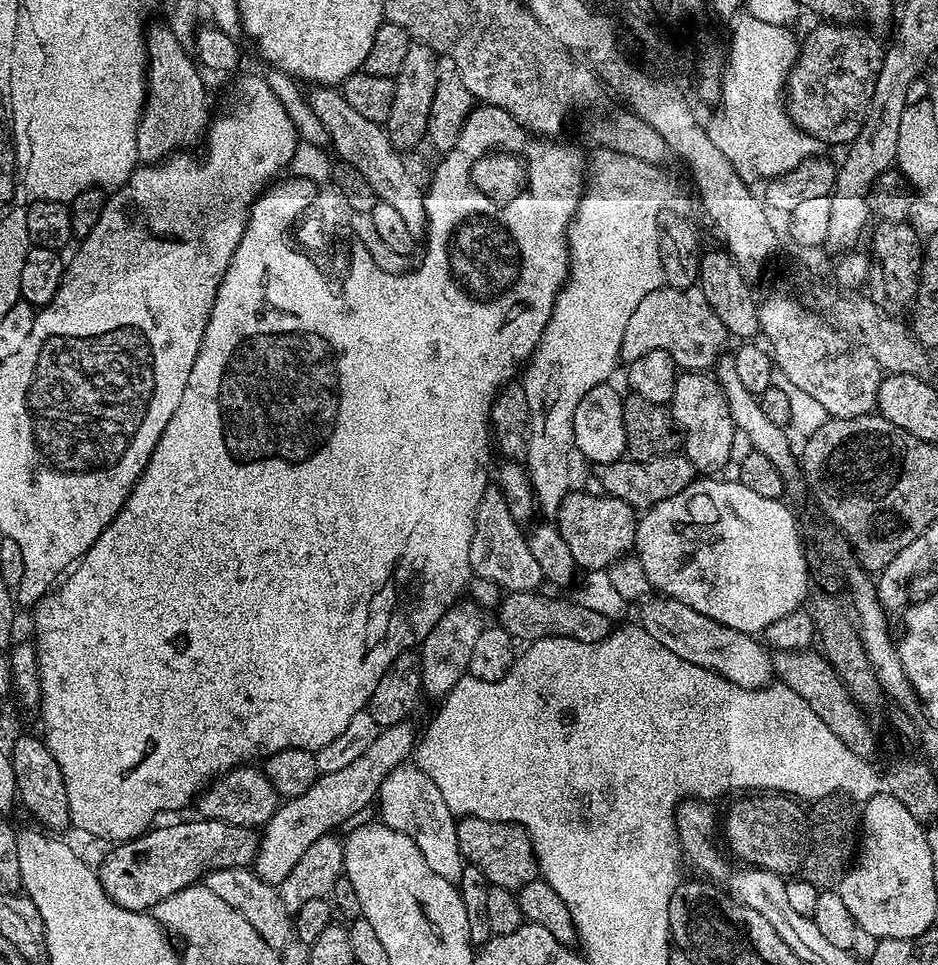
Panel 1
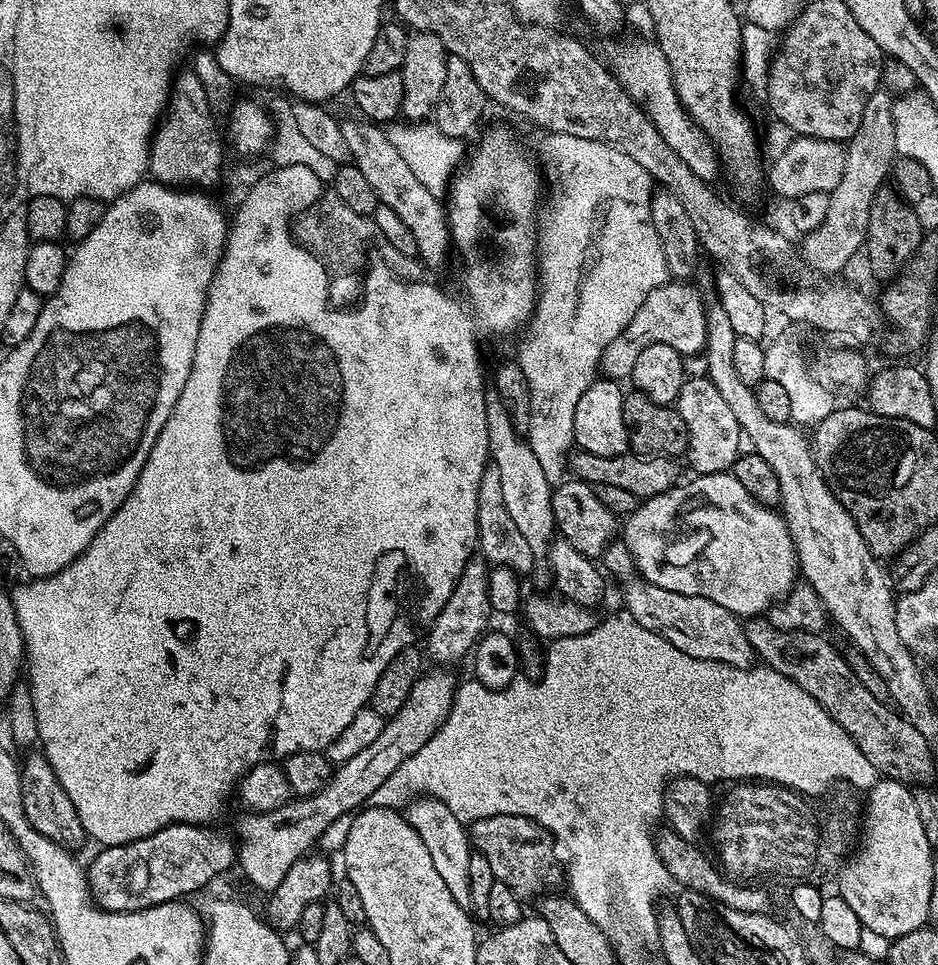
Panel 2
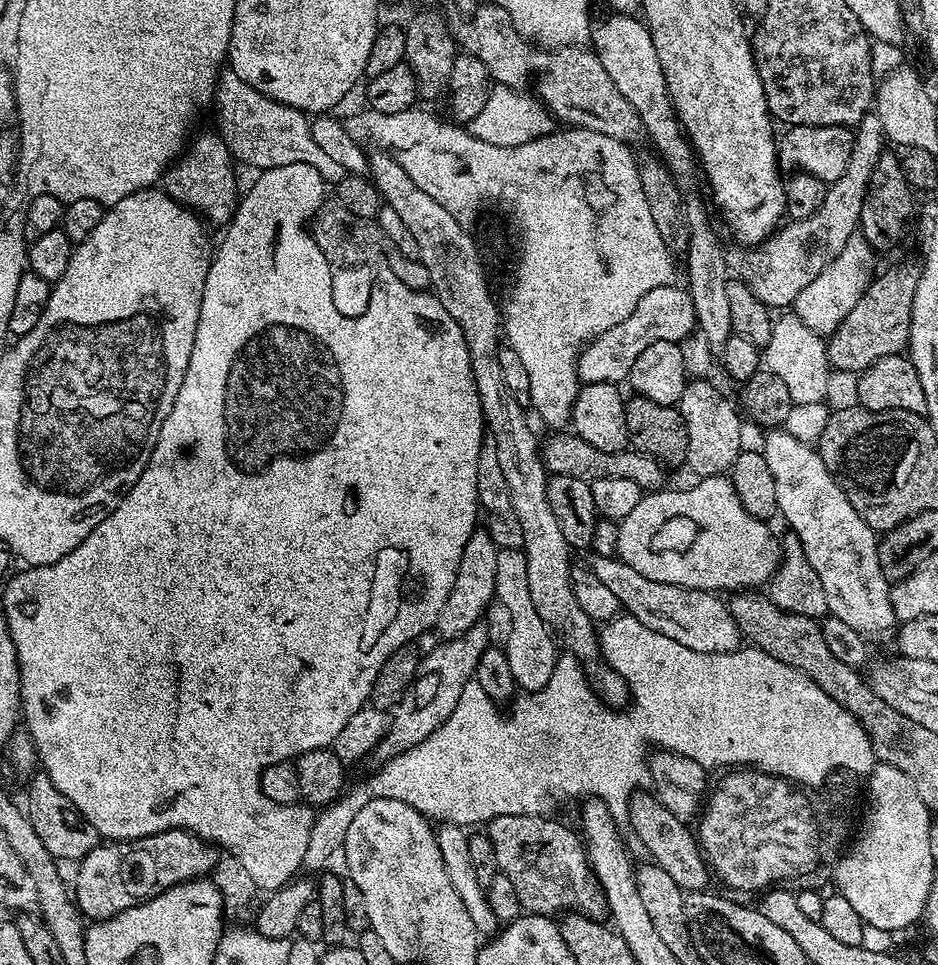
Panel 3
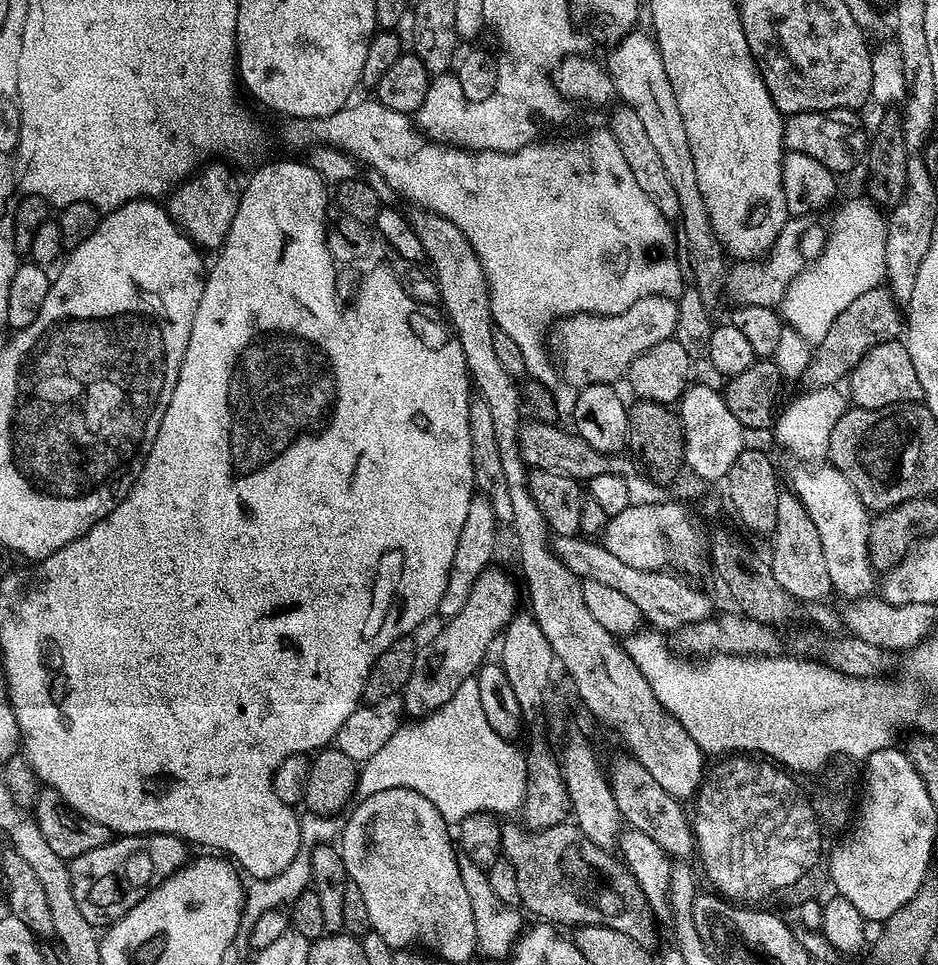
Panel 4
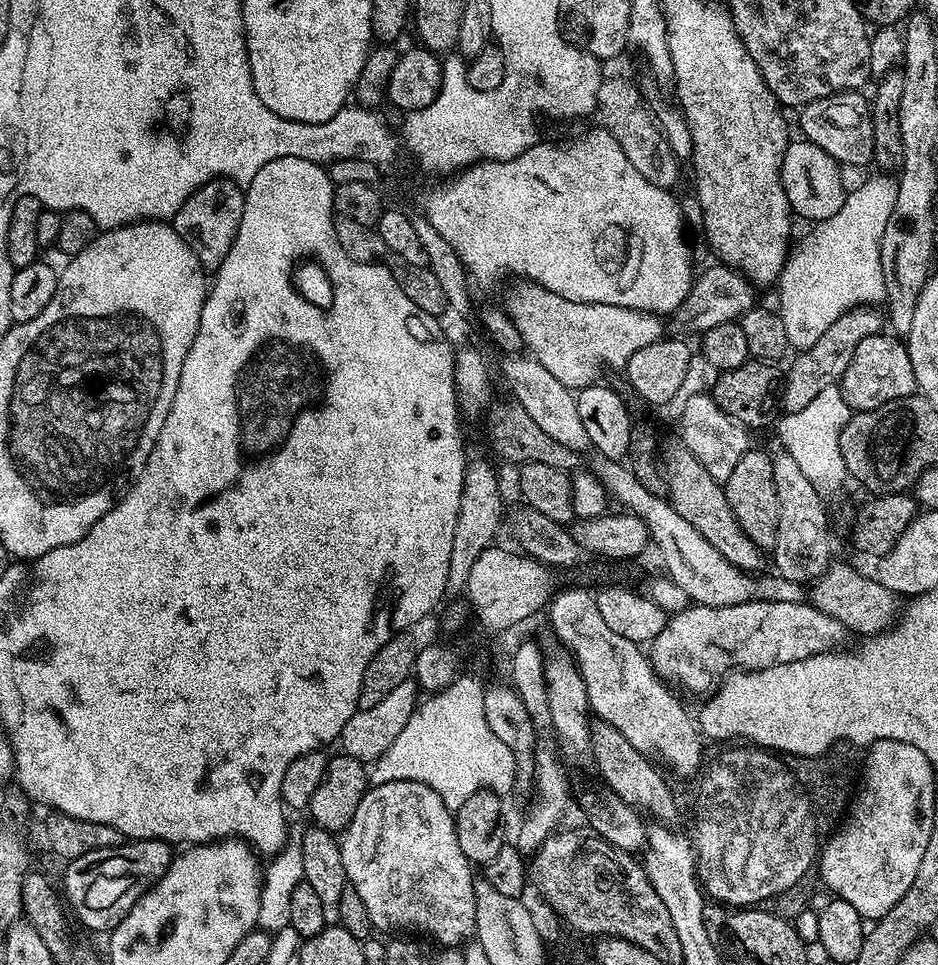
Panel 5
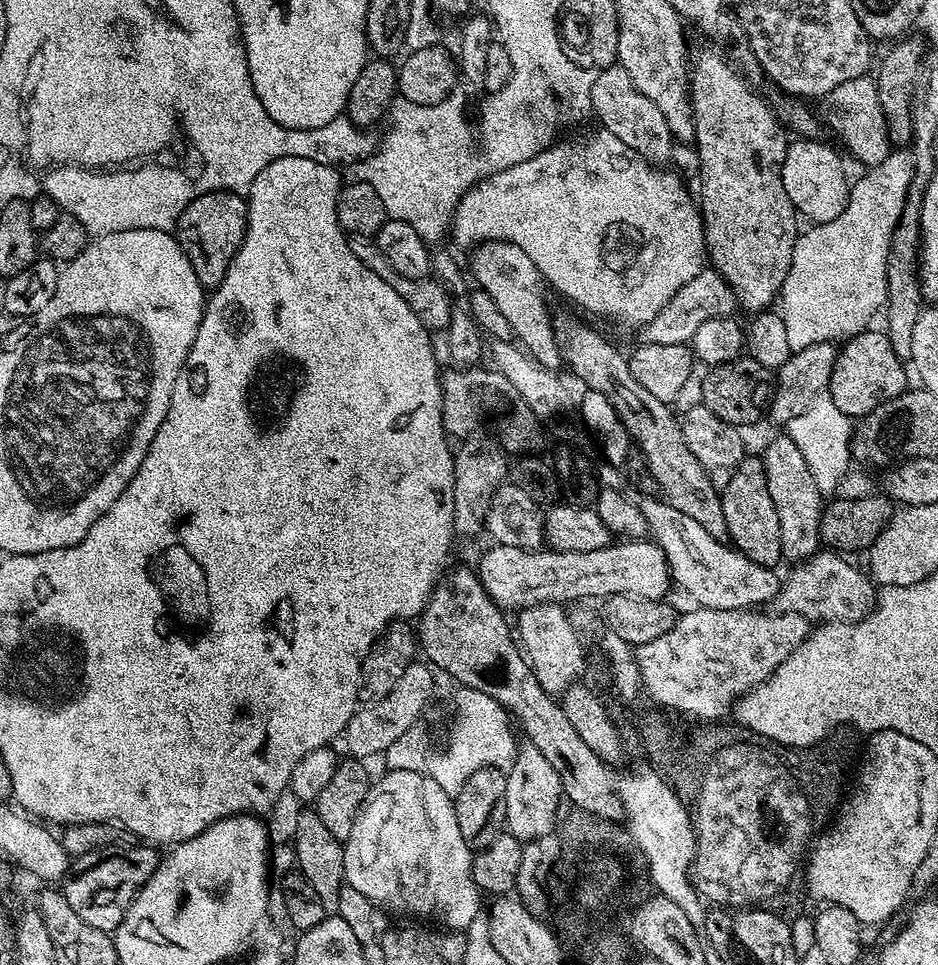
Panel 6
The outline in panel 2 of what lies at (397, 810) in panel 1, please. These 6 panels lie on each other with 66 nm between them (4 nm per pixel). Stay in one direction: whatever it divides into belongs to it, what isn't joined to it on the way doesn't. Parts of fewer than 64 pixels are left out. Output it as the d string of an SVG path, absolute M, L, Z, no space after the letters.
M416 798L407 805L406 818L414 830L418 830L418 838L422 838L422 843L426 846L434 867L438 869L438 875L442 882L454 894L454 902L458 906L471 909L470 902L470 854L474 851L470 843L470 832L466 827L465 821L460 820L441 800L431 798Z

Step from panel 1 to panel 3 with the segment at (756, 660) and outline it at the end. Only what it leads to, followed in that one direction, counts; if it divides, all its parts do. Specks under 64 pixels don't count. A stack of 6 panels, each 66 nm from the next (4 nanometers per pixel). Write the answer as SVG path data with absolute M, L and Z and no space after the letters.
M593 555L591 559L592 573L605 586L610 586L621 609L650 630L699 652L734 652L741 647L740 628L734 622L727 603L717 593L683 588L666 582L650 582L650 578L642 578L638 570L630 570L630 566L626 566L626 562L616 556Z

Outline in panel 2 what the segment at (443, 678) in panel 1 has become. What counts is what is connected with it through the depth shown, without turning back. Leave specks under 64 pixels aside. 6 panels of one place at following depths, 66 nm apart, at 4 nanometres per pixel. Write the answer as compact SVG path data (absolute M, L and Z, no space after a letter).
M473 558L462 570L450 598L446 598L446 606L438 614L431 628L426 633L428 652L437 660L437 665L452 666L455 660L469 655L476 646L477 641L484 636L489 627L488 616L493 615L491 600L487 594L489 565L483 559Z

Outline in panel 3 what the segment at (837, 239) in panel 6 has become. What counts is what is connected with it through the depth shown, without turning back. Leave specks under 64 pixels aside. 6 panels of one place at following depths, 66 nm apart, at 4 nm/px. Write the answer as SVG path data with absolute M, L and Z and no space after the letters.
M855 235L843 247L838 258L828 264L826 270L810 282L795 300L794 313L815 333L821 336L831 335L842 318L849 313L858 300L863 296L870 279L870 264L874 257L874 250L869 247L867 240L861 235Z

